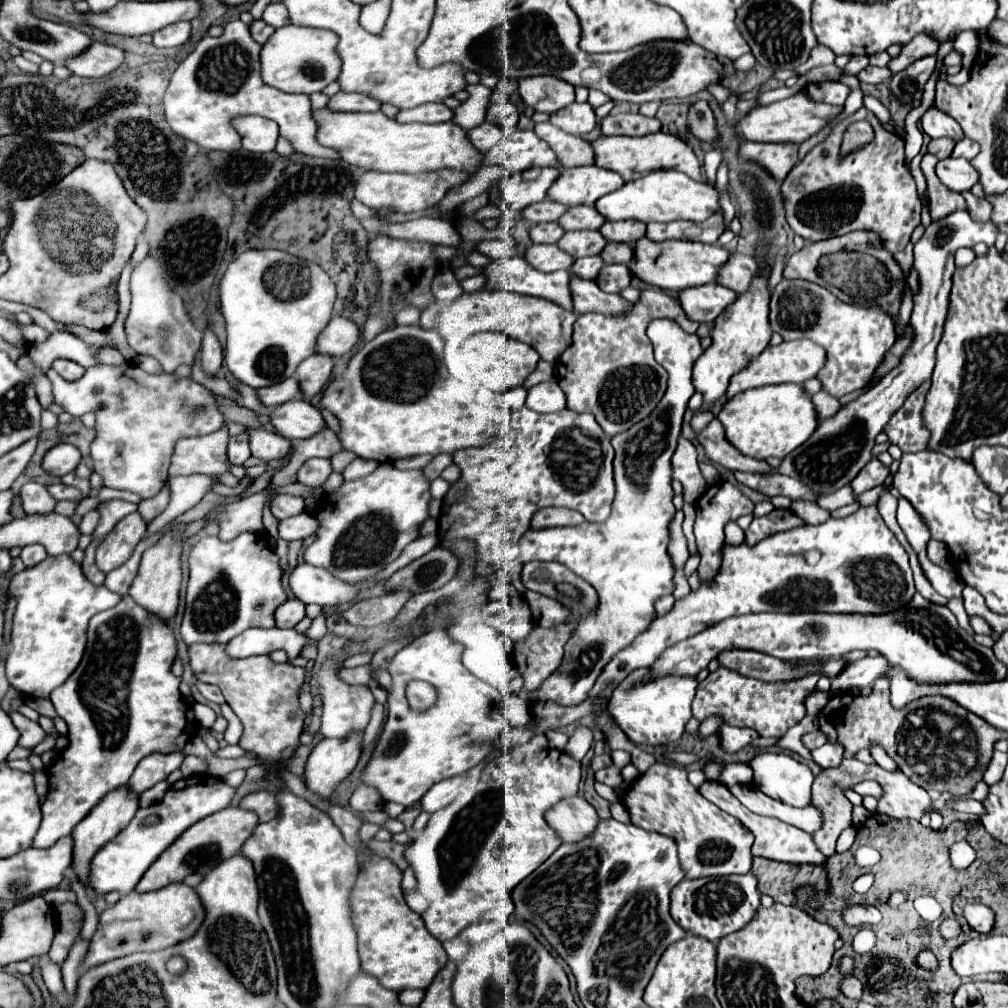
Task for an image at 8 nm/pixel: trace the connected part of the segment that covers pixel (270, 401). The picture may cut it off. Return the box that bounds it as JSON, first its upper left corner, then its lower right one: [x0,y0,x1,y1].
[257,377,301,407]

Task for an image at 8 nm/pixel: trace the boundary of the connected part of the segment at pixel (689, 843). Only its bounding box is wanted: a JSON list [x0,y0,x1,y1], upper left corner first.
[621,761,753,879]

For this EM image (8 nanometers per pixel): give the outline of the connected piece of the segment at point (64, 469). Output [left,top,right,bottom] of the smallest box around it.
[43,443,81,477]

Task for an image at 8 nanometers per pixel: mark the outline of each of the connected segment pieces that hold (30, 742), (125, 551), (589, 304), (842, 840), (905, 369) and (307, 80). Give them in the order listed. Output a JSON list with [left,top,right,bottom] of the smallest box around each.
[[11,711,47,749],[95,513,147,573],[571,277,633,317],[836,827,857,853],[779,211,999,495],[261,25,341,93]]

